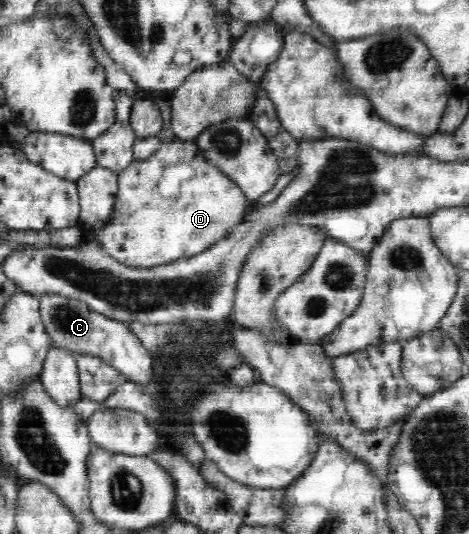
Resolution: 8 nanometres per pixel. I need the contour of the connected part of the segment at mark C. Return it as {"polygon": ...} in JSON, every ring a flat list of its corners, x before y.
{"polygon":[[36,294,39,302,41,321,52,338,54,347,69,348,74,354,93,355,106,364,119,370,127,380,134,381,138,386,156,384,152,362,154,358,147,353,142,341,134,336,130,328,123,322,108,318,94,312,85,302,57,294]]}

